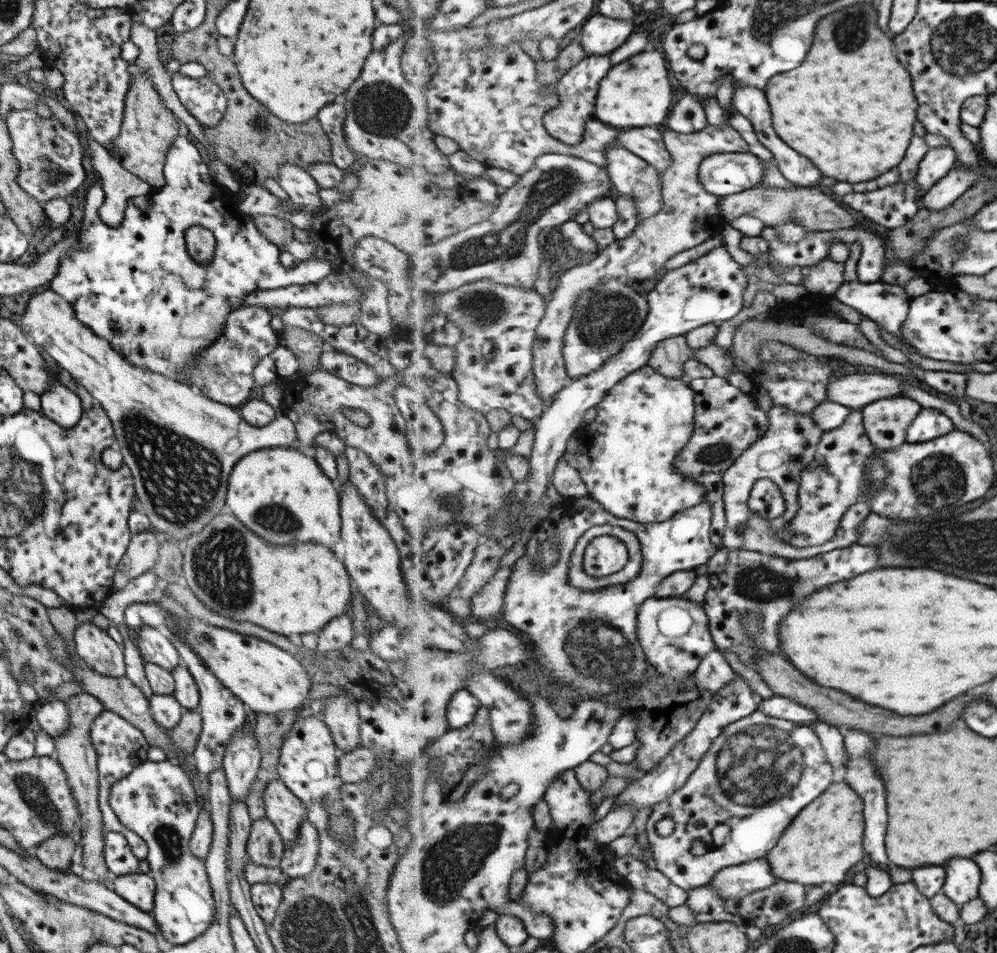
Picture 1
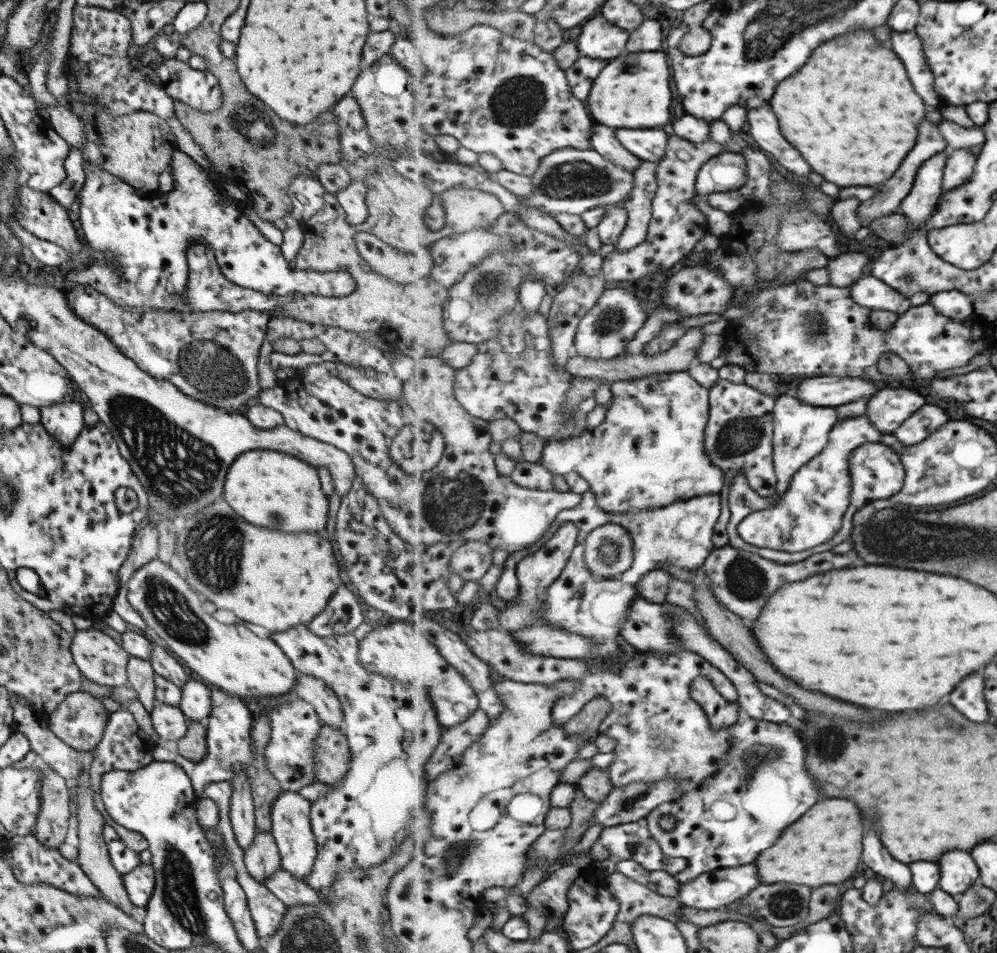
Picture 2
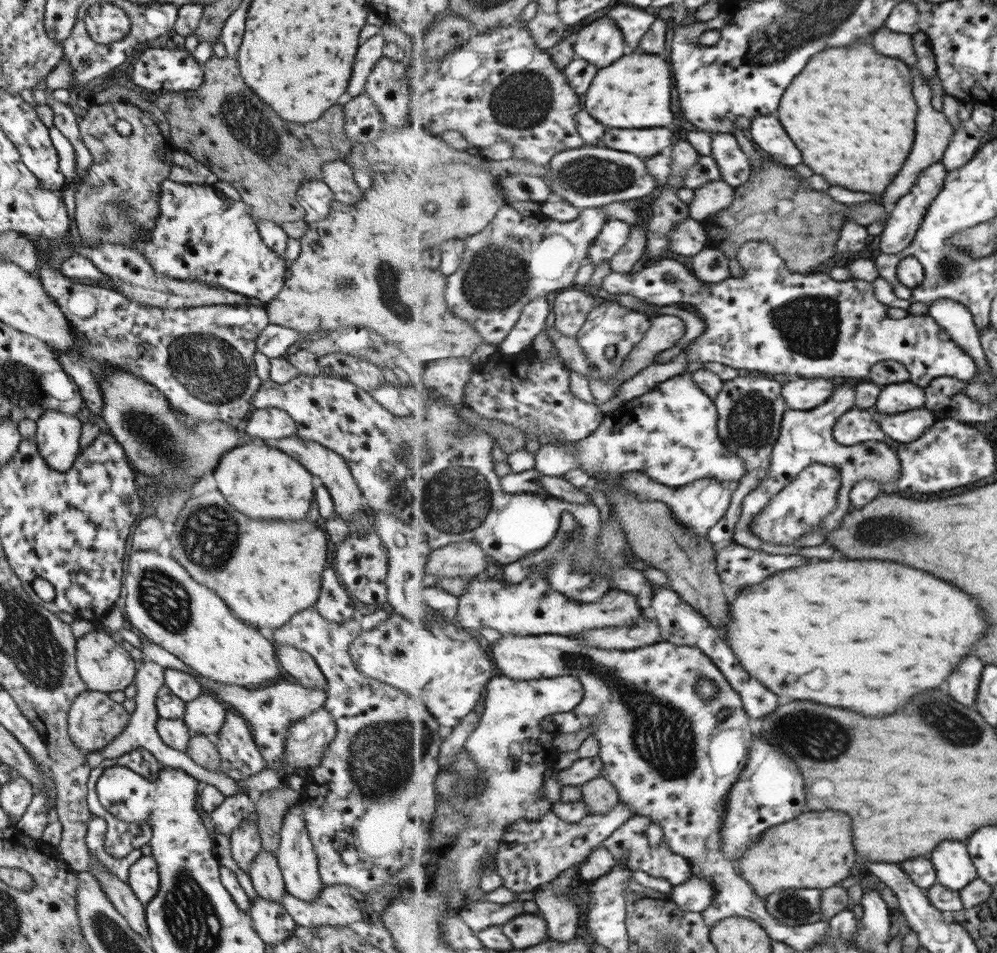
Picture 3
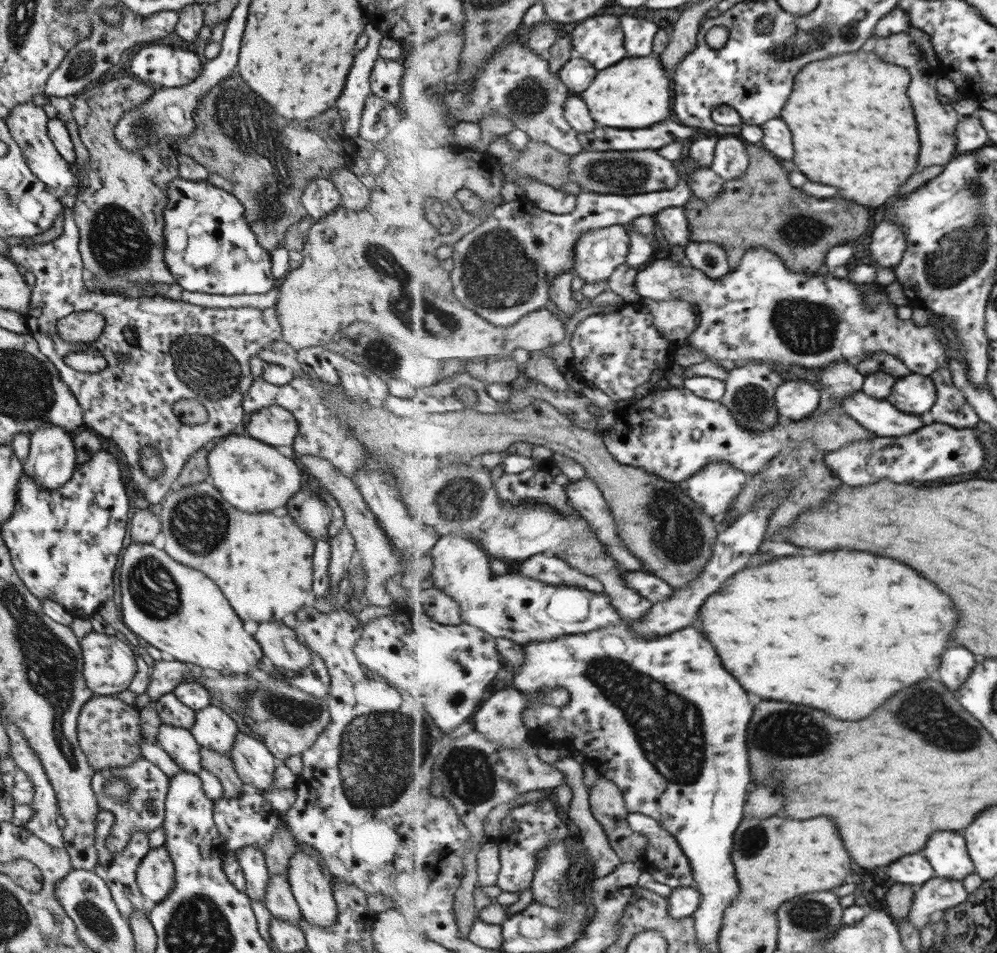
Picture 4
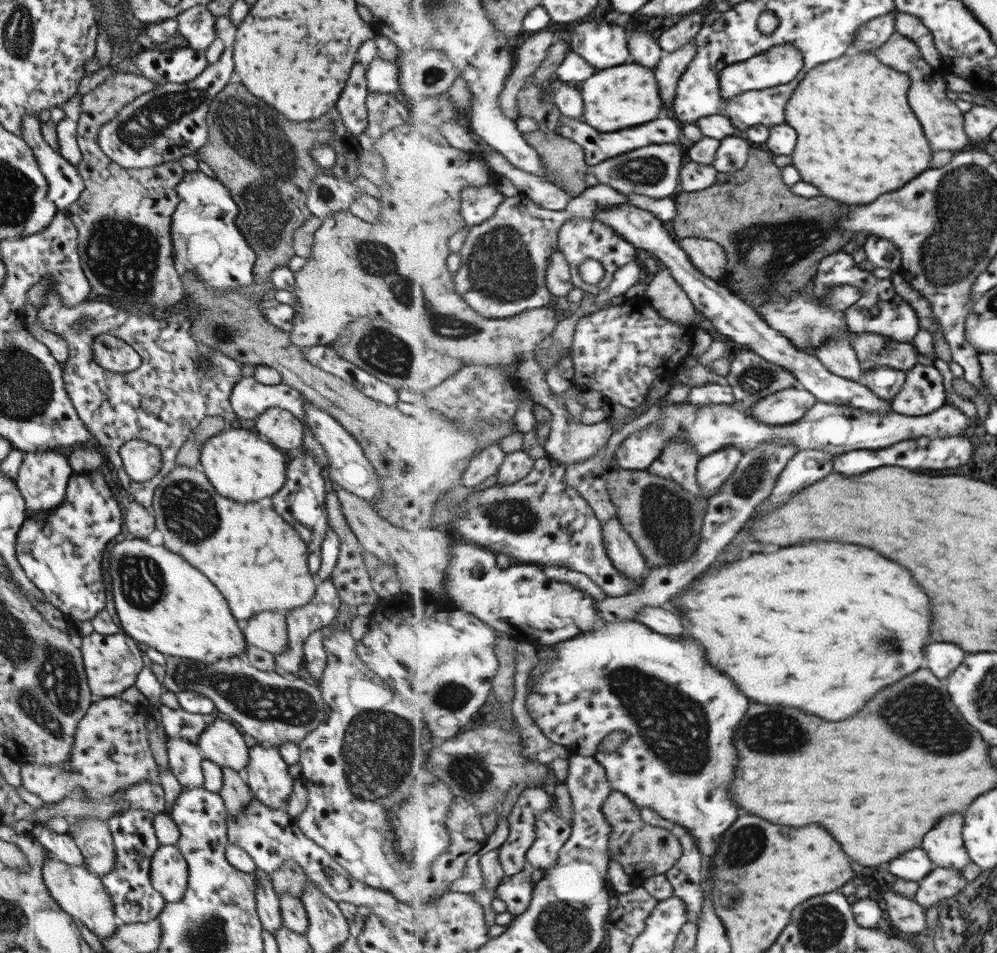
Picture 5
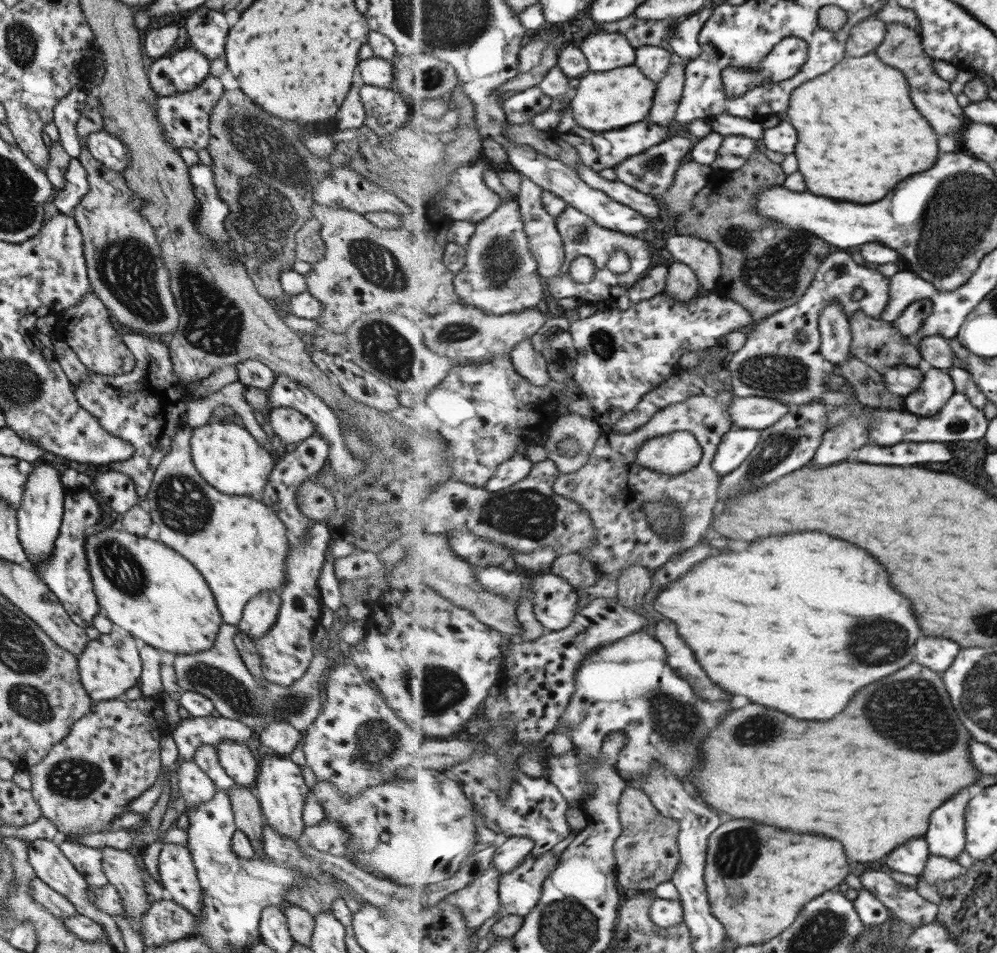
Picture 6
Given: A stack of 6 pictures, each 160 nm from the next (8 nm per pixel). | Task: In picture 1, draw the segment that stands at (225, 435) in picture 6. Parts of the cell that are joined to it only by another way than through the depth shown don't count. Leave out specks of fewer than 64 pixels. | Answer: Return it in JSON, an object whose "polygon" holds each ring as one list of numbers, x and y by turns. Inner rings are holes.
{"polygon":[[267,447,245,454,231,470,225,506,253,534,269,544,307,542,332,550,340,538,336,486,309,451]]}

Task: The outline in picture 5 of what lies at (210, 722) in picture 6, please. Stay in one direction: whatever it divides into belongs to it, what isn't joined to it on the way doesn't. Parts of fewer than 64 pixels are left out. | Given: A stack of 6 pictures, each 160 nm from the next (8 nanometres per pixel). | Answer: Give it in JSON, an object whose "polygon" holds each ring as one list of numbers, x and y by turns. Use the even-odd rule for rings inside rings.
{"polygon":[[161,704,158,707,164,733,171,738,184,738,196,746,199,734,217,717,216,713,191,714,181,707,171,709]]}

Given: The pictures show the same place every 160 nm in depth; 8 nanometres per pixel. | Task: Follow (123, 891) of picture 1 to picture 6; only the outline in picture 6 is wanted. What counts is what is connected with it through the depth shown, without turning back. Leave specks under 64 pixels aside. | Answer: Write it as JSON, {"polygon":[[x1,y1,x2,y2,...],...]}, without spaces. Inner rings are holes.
{"polygon":[[163,844,158,852,157,872,166,897,185,907,195,918,200,917,202,890,187,847]]}

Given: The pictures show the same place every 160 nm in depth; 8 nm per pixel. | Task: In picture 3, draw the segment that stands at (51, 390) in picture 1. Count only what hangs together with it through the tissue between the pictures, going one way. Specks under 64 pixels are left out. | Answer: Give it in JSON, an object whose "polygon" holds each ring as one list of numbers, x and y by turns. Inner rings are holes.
{"polygon":[[44,410,36,420,37,450,53,470,66,471,80,451,79,437,82,423,75,417,52,410]]}

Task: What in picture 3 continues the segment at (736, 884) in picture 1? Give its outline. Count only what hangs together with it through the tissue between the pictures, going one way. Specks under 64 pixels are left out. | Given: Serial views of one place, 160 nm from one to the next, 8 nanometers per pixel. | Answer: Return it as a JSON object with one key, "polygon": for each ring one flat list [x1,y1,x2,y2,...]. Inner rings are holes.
{"polygon":[[693,875,687,882,672,887,671,897,686,911,702,913,714,903,717,887,701,875]]}

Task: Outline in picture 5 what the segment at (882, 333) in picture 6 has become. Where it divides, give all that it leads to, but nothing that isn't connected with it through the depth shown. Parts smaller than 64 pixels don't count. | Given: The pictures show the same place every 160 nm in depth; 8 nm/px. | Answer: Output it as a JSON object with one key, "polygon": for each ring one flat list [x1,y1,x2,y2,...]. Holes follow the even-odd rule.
{"polygon":[[857,330,853,346,865,372,878,366,908,371,919,364,919,352,913,343,899,342,883,334]]}

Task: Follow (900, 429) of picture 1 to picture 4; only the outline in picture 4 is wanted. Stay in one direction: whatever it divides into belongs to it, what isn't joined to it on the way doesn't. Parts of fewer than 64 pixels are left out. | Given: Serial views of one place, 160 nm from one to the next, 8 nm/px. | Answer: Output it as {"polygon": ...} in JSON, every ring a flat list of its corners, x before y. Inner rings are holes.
{"polygon":[[912,372,899,378,893,392,886,399,899,410,927,417,937,402,937,391,930,376]]}

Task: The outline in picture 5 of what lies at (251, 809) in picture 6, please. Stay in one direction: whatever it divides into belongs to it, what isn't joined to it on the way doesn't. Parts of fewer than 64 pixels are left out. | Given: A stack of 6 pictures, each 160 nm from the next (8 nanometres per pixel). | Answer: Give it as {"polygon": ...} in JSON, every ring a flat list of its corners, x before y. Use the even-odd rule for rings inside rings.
{"polygon":[[220,766,222,785,218,790,228,816,237,816,251,802,253,794,246,785,243,775,235,769]]}

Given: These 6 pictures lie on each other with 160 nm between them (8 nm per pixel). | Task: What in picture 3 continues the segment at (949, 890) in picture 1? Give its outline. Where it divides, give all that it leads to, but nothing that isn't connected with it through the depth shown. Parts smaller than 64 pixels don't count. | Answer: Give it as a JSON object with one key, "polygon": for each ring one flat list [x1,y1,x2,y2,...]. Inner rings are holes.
{"polygon":[[943,842,941,848,937,848,937,854,929,858,937,871,938,882,951,890,963,890,980,877,967,844]]}

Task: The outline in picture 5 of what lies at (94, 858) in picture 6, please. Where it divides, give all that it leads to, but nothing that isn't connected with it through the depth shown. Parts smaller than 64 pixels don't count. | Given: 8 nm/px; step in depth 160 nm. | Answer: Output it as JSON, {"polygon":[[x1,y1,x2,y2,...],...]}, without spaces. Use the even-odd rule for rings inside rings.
{"polygon":[[35,824,30,830,29,835,32,836,45,850,54,856,57,860,64,862,65,864,73,866,84,866,84,860,73,842,72,837,66,833,59,834,45,827,41,824]]}

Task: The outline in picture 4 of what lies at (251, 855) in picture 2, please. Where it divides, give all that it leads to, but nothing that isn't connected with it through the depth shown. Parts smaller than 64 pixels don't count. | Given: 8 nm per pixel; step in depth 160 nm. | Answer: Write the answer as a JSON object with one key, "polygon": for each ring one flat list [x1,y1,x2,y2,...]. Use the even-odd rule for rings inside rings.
{"polygon":[[269,874,262,902,273,917,297,926,300,910,285,875]]}

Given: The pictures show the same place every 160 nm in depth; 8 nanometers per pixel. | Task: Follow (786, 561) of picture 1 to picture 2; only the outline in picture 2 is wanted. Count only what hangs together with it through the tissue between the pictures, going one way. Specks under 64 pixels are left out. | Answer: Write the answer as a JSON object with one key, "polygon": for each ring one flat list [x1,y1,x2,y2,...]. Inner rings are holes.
{"polygon":[[726,545,716,550,704,563,704,572,708,573,713,583,713,593,717,601,723,603,731,612,742,617,747,622,755,622,763,608,767,606,769,598,783,586,793,584,797,580,805,580,809,576,829,572,829,570,843,570,851,568,851,558,835,552,825,552,807,558,804,562,796,564,778,564,777,562,762,558,759,554]]}

